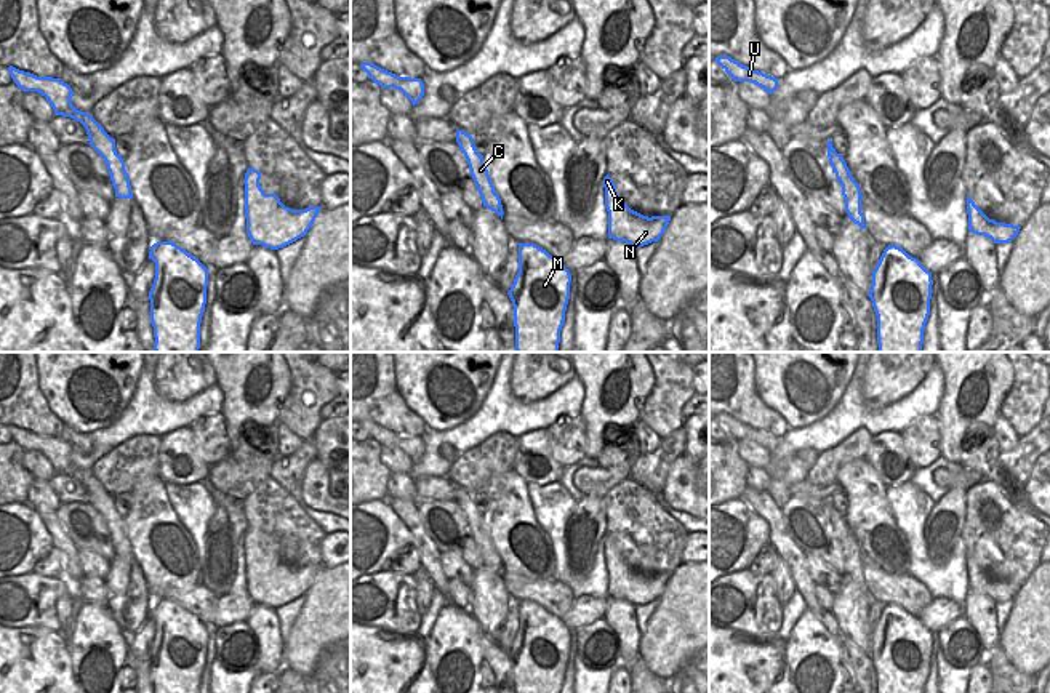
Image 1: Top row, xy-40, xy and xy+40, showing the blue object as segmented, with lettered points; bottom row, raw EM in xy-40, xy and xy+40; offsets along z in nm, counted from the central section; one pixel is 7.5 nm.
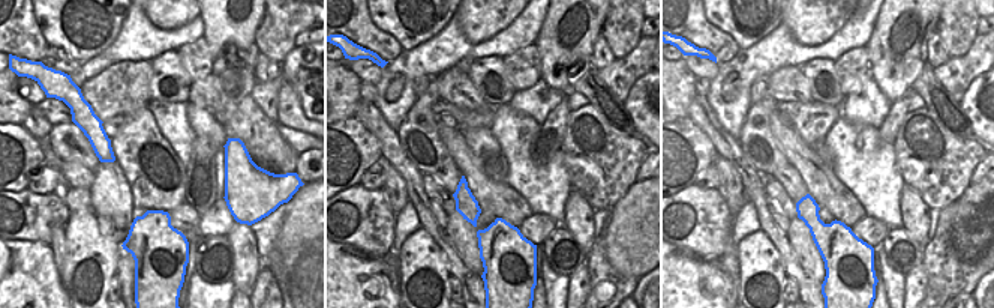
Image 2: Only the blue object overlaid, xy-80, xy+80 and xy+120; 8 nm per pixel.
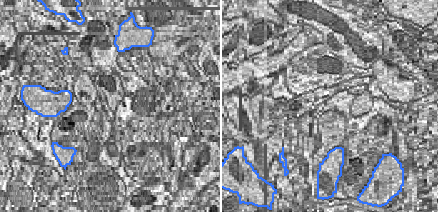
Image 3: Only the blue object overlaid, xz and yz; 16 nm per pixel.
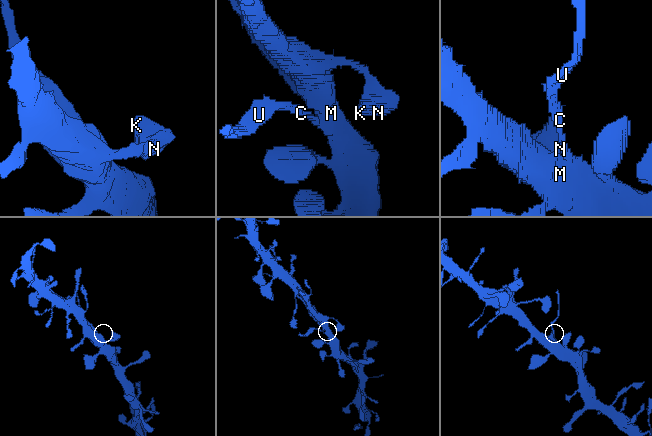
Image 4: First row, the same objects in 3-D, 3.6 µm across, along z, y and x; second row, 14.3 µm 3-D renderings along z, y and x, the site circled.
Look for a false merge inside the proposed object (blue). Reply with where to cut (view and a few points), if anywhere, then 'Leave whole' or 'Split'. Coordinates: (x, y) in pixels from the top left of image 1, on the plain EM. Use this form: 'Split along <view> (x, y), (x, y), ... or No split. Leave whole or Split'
Split along xy+40 (860, 568), (853, 568), (849, 573). Split

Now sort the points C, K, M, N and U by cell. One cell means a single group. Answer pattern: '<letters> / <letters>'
C U / K M N

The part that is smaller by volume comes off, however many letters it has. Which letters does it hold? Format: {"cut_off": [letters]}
{"cut_off": ["C", "U"]}

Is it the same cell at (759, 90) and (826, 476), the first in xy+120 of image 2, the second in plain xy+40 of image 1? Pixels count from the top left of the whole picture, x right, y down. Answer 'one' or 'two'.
two

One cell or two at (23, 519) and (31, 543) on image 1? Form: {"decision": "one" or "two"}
{"decision": "one"}

